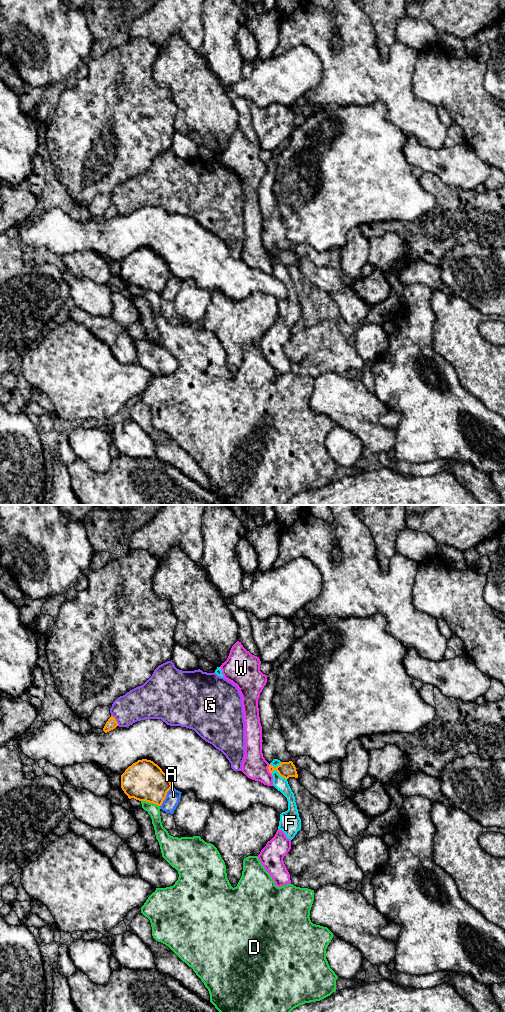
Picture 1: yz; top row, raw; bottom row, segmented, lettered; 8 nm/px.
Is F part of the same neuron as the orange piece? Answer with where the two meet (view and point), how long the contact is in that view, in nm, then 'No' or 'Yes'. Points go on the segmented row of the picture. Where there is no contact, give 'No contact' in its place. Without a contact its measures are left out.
Touches orange at yz (278, 773). Shared border 180 nm. No

